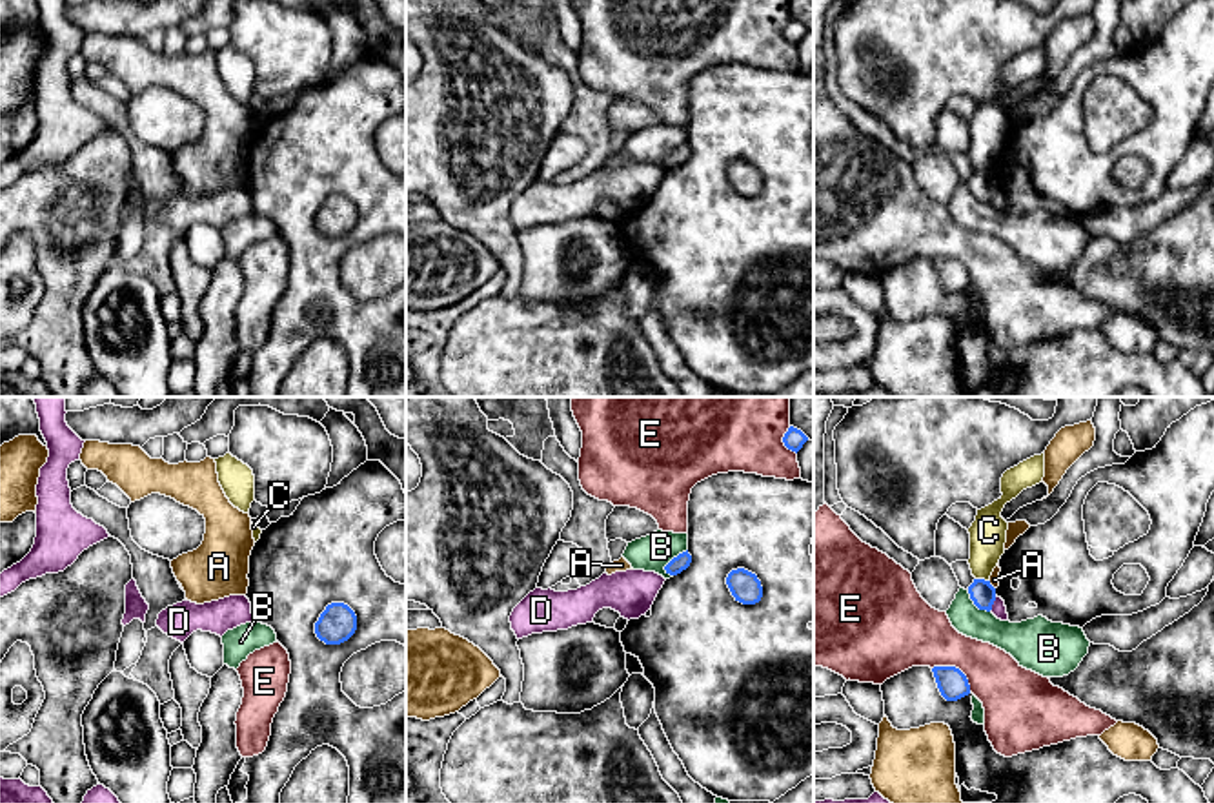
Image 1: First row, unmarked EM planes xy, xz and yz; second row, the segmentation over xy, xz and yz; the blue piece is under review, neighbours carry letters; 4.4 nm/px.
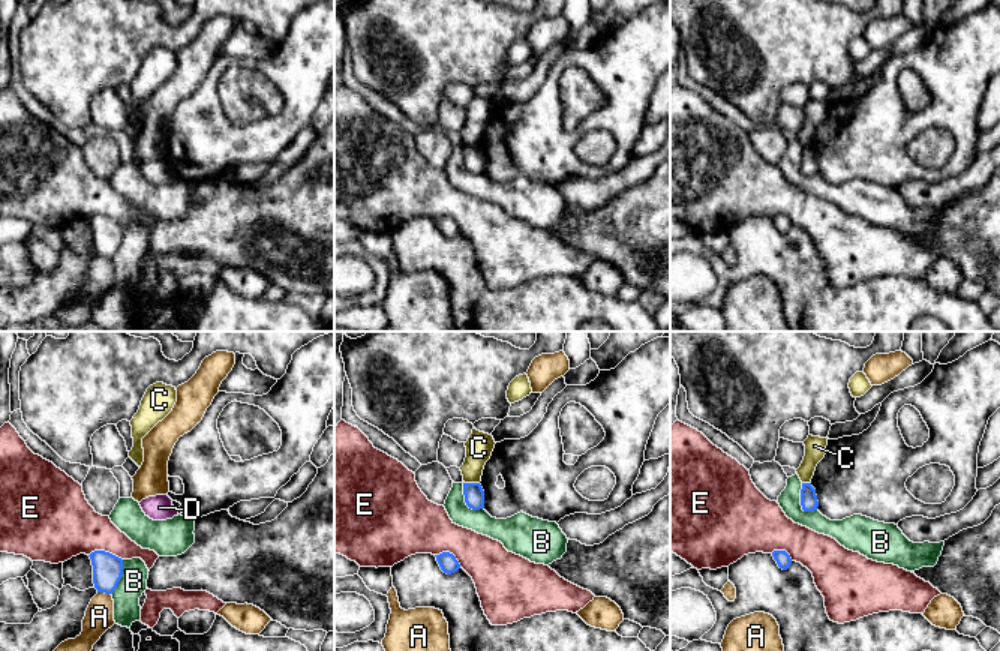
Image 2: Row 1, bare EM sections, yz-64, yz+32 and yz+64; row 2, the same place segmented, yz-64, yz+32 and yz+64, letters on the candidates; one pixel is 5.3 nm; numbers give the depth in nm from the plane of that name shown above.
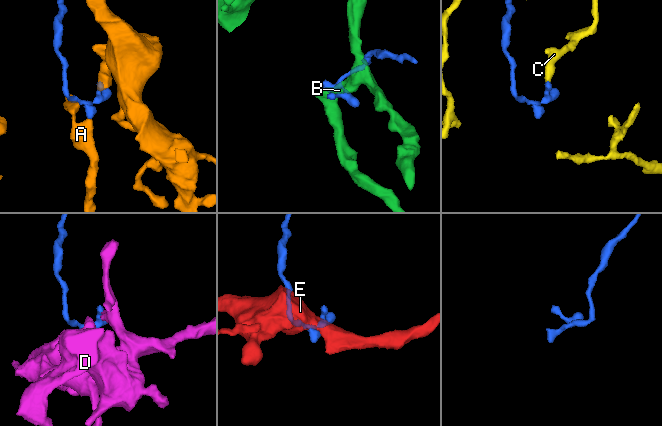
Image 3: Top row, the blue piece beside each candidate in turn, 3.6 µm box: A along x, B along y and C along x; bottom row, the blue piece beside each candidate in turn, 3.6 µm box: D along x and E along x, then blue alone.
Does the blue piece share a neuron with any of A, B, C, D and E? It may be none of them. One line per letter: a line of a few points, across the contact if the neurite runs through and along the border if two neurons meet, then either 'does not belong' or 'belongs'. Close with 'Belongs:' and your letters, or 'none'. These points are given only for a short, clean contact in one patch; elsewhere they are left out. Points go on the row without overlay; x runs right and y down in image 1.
A: does not belong
B: does not belong
C: line yz (976, 170), (989, 173); does not belong
D: line yz (996, 188), (989, 203); does not belong
E: does not belong
Belongs: none

